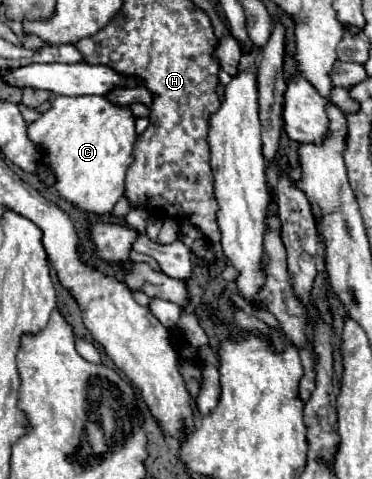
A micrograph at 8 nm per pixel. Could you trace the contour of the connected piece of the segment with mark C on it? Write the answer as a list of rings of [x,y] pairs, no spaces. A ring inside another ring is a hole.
[[[100,95],[54,97],[50,111],[28,125],[30,141],[40,149],[42,165],[54,175],[48,193],[72,203],[88,215],[106,215],[124,195],[124,177],[134,161],[134,117],[128,107],[108,103]]]

